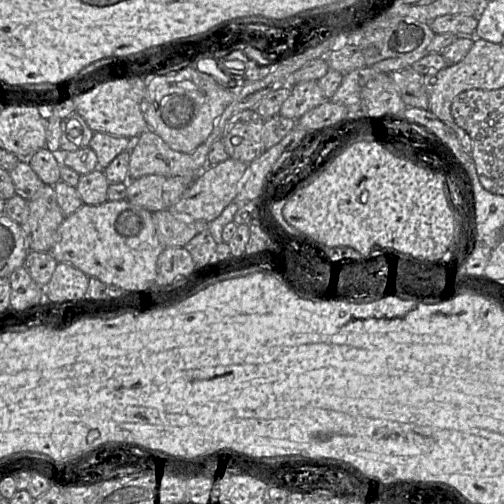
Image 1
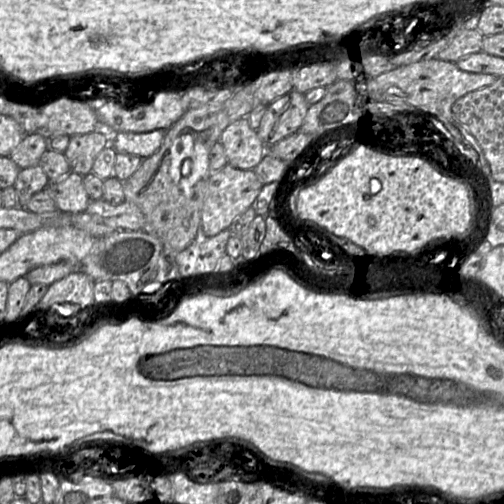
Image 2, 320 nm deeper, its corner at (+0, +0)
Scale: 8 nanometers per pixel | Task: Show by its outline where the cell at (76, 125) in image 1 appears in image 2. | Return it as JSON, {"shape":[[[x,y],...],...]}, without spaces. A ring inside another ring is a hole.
{"shape":[[[104,128],[70,136],[64,155],[71,171],[81,176],[92,173],[92,167],[97,155],[111,144],[111,133]]]}

